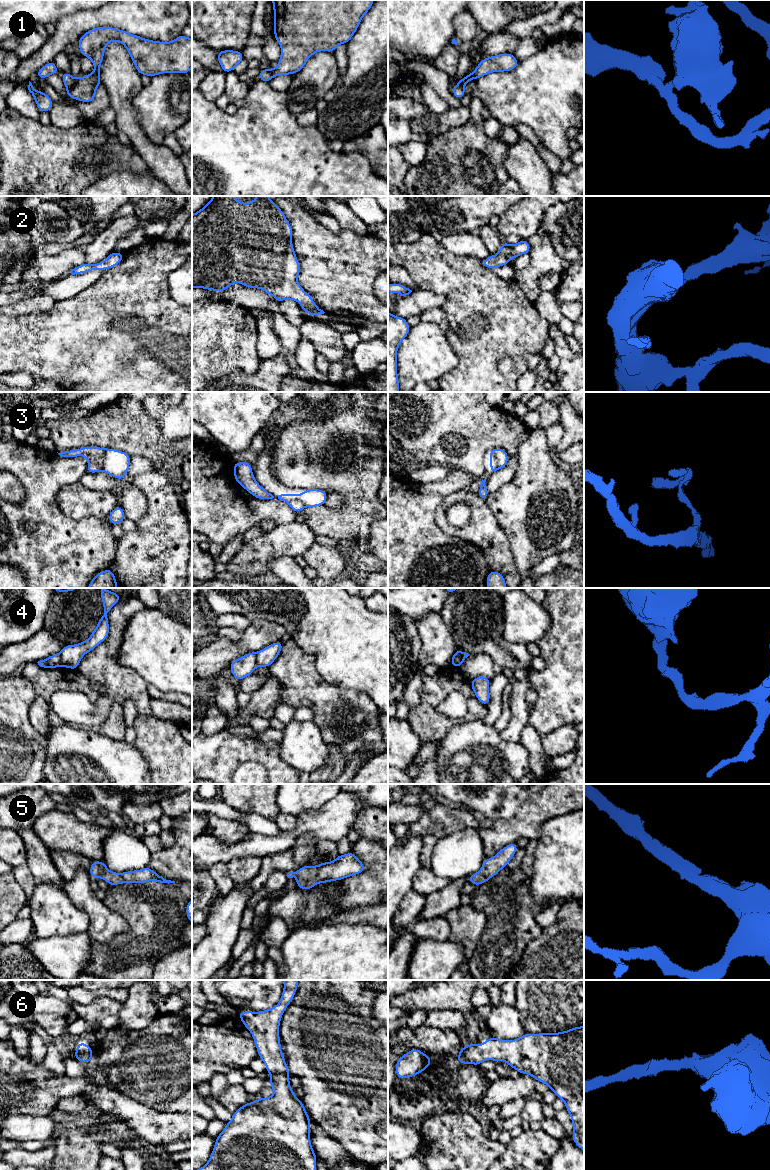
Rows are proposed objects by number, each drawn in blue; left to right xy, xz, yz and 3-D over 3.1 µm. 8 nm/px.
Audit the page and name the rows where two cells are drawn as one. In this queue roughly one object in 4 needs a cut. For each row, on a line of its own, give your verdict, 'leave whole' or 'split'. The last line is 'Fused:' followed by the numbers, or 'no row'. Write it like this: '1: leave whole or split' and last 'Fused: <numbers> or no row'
1: split
2: leave whole
3: split
4: split
5: leave whole
6: leave whole
Fused: 1, 3, 4

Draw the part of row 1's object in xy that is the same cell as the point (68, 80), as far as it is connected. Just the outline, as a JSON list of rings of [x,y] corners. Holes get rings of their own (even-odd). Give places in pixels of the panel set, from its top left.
[[[70,72],[61,73],[61,75],[63,79],[63,84],[67,89],[75,86],[76,79],[73,78]]]

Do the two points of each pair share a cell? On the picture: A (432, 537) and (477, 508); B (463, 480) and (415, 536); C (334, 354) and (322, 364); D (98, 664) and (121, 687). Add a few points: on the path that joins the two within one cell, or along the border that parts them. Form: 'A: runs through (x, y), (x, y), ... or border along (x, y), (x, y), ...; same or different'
A: border along (436, 508), (435, 523), (445, 533), (464, 540); different
B: runs through (446, 487), (415, 519); same
C: border along (322, 355), (331, 362); different
D: runs through (104, 670), (115, 681); same

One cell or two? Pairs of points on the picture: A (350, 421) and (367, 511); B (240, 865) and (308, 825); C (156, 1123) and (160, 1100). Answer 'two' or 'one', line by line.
A: one
B: two
C: two

